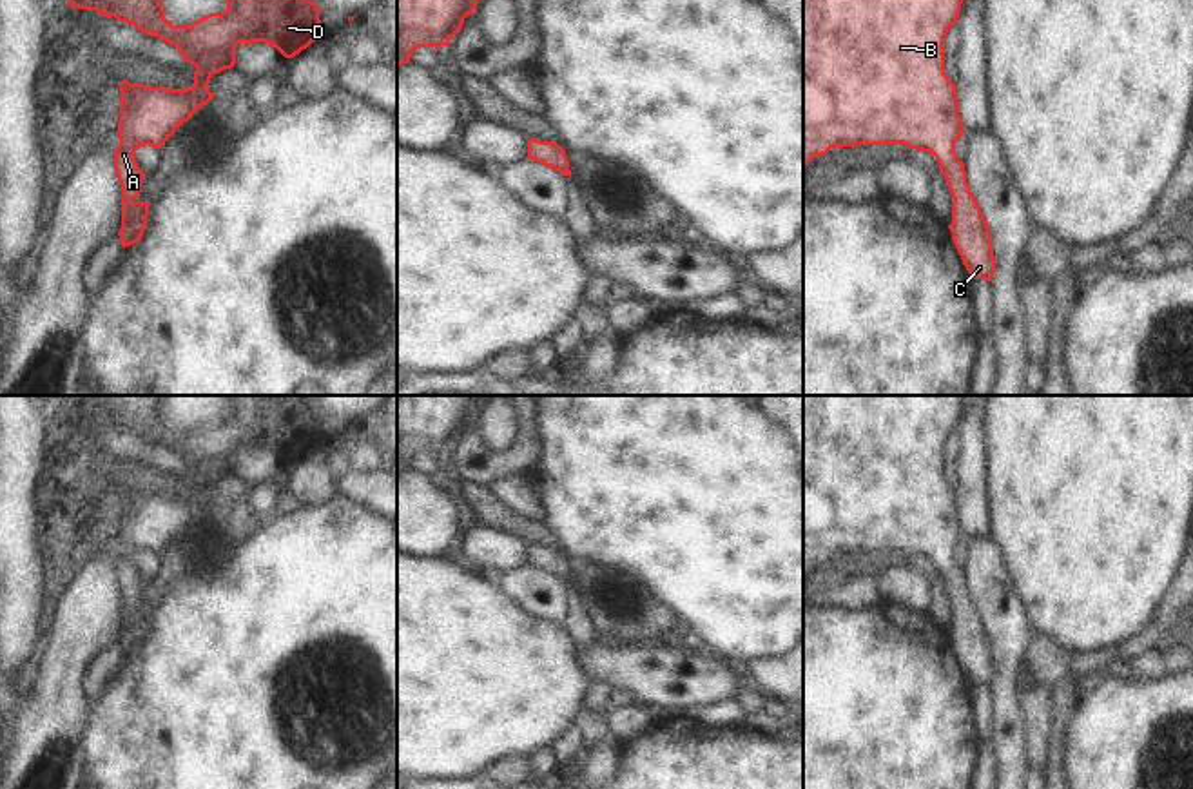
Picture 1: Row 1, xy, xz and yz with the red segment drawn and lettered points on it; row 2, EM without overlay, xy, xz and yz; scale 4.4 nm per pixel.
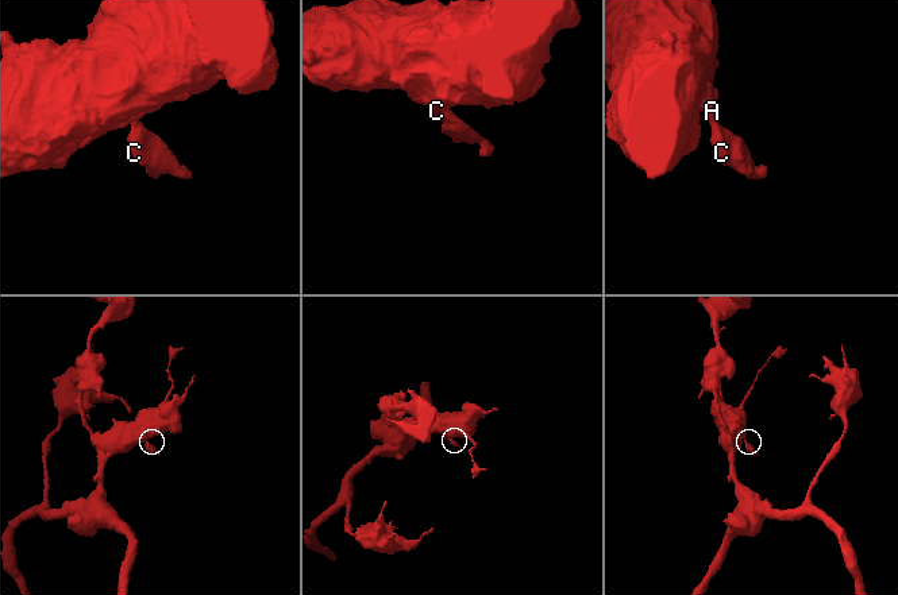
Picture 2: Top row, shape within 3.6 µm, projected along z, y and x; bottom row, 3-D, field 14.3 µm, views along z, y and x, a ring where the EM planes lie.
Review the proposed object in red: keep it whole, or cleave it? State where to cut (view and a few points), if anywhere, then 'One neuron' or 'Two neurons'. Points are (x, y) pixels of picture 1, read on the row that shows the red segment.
No split. One neuron

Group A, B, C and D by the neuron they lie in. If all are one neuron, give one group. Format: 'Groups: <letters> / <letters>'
Groups: A B C D

